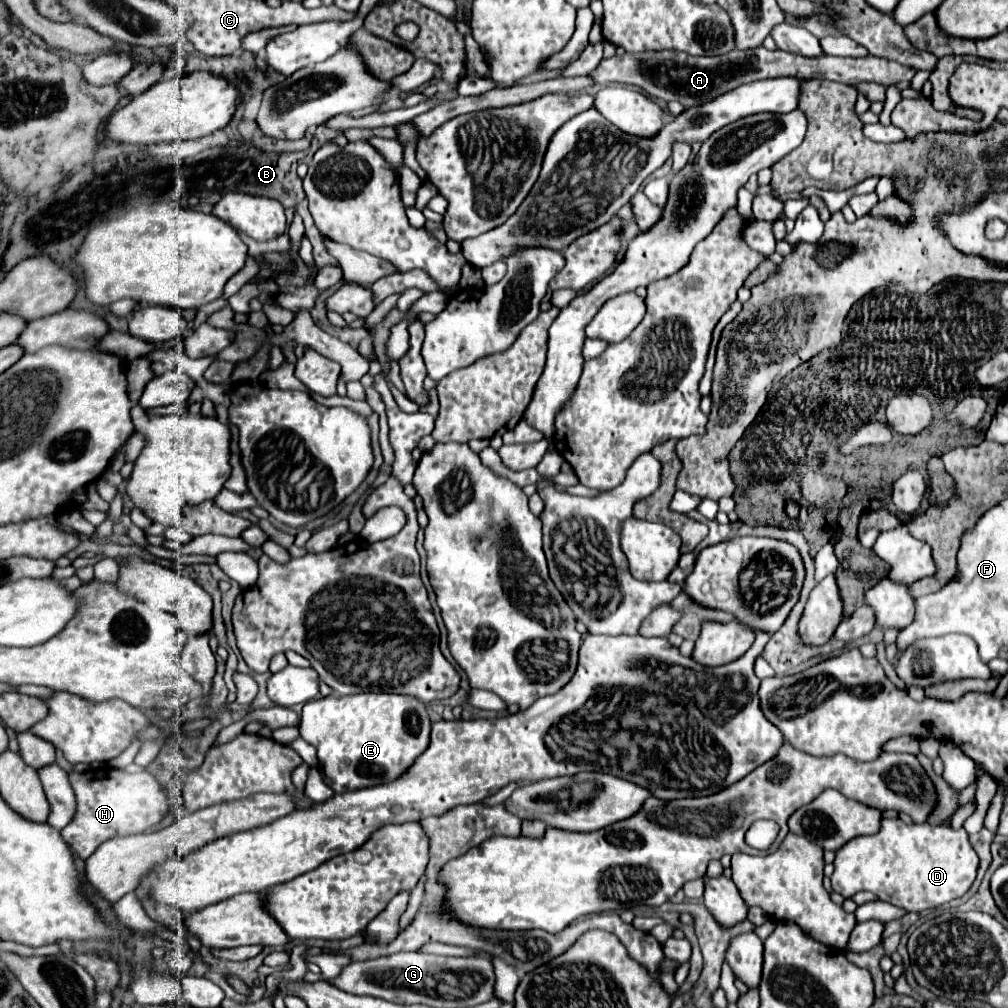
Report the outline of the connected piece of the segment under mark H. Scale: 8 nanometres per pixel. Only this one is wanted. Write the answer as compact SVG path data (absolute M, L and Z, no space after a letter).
M98 768L86 772L72 772L70 784L76 794L76 816L62 830L62 838L72 846L72 850L86 860L102 842L114 838L116 834L138 834L156 826L170 812L168 790L146 770L138 774L126 774L114 768Z

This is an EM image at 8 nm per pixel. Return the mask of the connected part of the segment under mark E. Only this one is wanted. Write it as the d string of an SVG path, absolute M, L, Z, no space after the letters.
M402 694L326 696L304 704L300 736L316 746L320 772L334 792L396 780L428 748L430 716L424 702Z

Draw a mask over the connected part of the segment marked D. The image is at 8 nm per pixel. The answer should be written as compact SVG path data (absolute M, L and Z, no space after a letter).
M884 818L878 834L858 836L836 852L832 888L844 898L868 890L898 908L922 912L962 898L976 878L976 868L978 854L970 846L964 828L952 830L928 822L904 824L900 818Z

